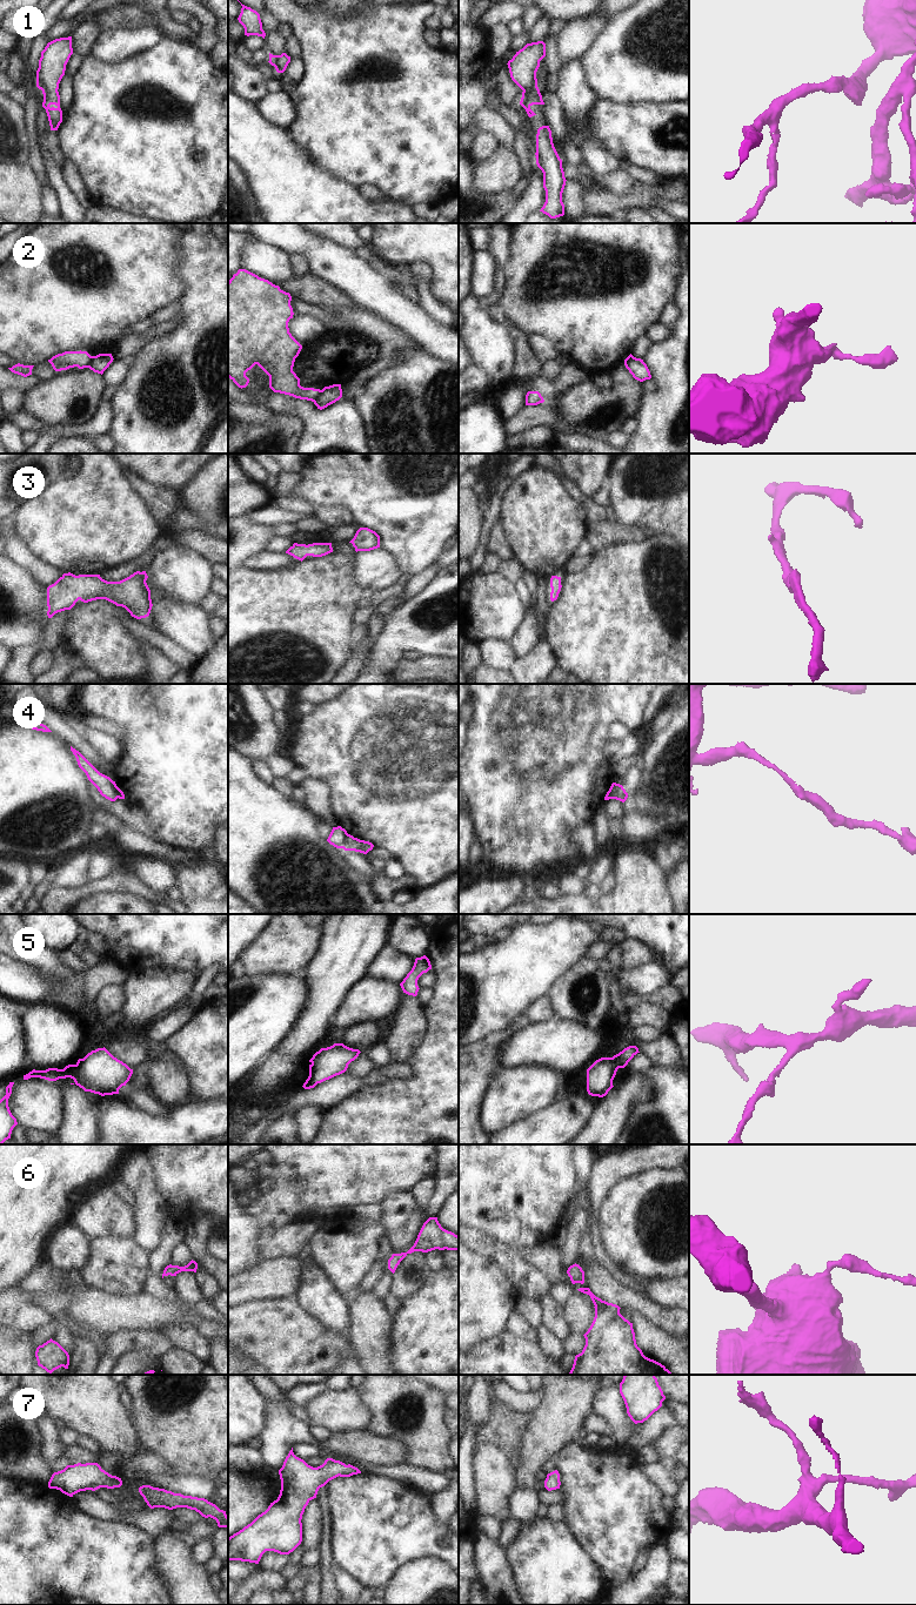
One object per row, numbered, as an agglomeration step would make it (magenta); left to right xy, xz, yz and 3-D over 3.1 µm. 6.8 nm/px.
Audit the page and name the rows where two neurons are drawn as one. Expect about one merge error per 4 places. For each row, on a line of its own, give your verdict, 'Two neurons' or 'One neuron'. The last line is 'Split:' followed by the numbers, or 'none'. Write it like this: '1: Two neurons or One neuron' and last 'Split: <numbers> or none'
1: One neuron
2: Two neurons
3: One neuron
4: Two neurons
5: One neuron
6: One neuron
7: One neuron
Split: 2, 4.

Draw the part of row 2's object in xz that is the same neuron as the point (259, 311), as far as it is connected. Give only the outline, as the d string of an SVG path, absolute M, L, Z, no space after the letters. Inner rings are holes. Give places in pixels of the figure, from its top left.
M246 269L233 275L228 281L228 377L239 388L246 388L246 372L258 364L269 376L274 392L315 402L321 390L301 387L293 371L302 345L289 333L288 322L294 315L290 301L289 293Z

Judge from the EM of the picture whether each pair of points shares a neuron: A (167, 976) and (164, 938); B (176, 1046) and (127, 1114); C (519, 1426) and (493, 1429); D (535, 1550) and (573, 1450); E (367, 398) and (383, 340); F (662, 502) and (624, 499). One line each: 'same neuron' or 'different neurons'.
A: different neurons
B: different neurons
C: same neuron
D: different neurons
E: different neurons
F: same neuron

